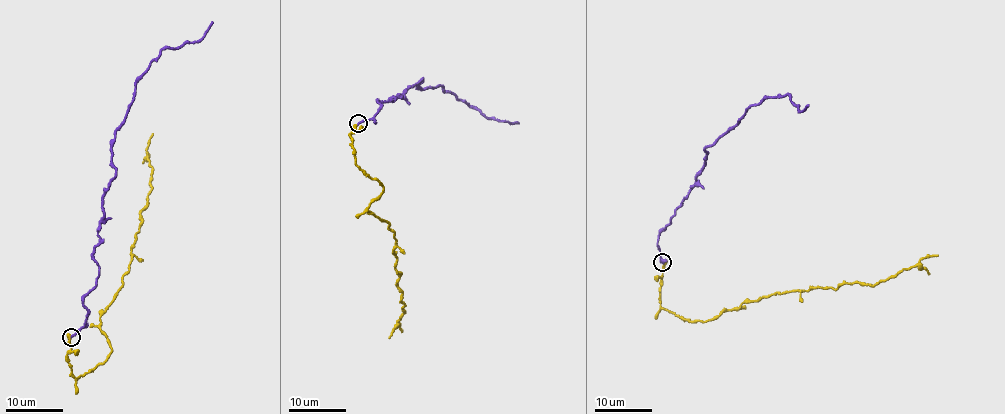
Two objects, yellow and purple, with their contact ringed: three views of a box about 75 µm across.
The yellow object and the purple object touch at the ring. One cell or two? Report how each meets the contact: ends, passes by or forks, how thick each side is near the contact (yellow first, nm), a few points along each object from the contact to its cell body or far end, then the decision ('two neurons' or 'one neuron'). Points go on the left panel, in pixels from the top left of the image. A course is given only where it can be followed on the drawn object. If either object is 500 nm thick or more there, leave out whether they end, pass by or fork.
yellow passes by | purple ends | 130/140 nm | yellow via (70, 337), (67, 359), (76, 379), (101, 365), (112, 348), (100, 318), (128, 271), (147, 205), (153, 133) | purple via (70, 337), (85, 325), (83, 300), (98, 277), (102, 199), (135, 83), (163, 49), (197, 42), (213, 22) | one neuron

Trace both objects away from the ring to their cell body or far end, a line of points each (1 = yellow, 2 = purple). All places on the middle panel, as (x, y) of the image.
1: (357, 124), (350, 136), (356, 166), (382, 185), (368, 211), (394, 232), (402, 332)
2: (357, 124), (374, 117), (378, 99), (394, 102), (422, 78), (421, 89), (442, 86), (486, 116), (519, 123)

